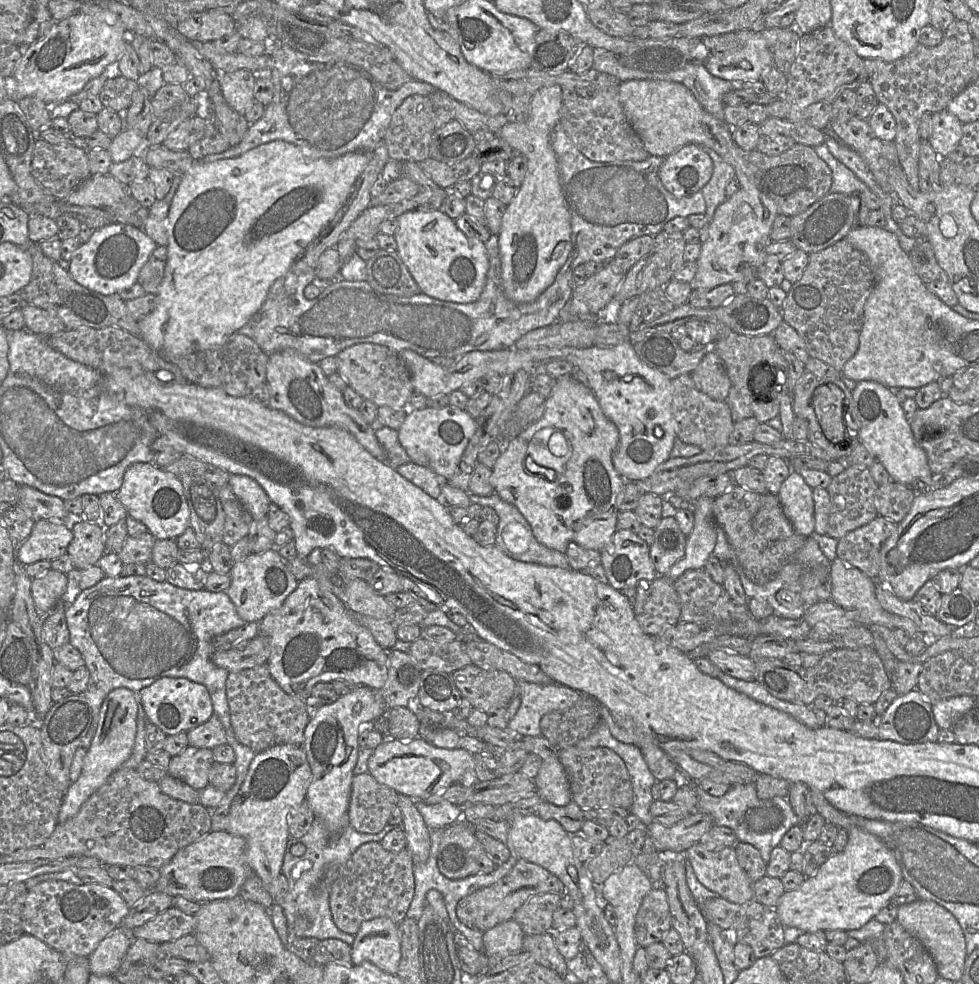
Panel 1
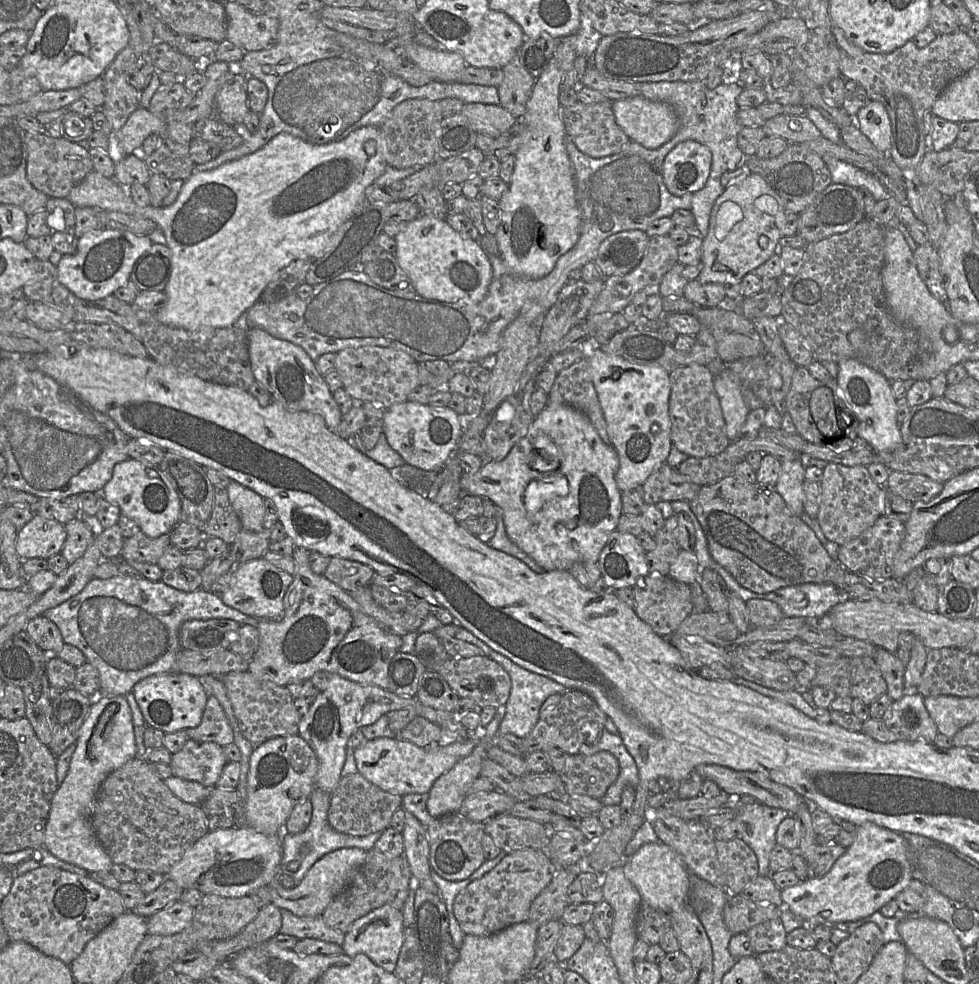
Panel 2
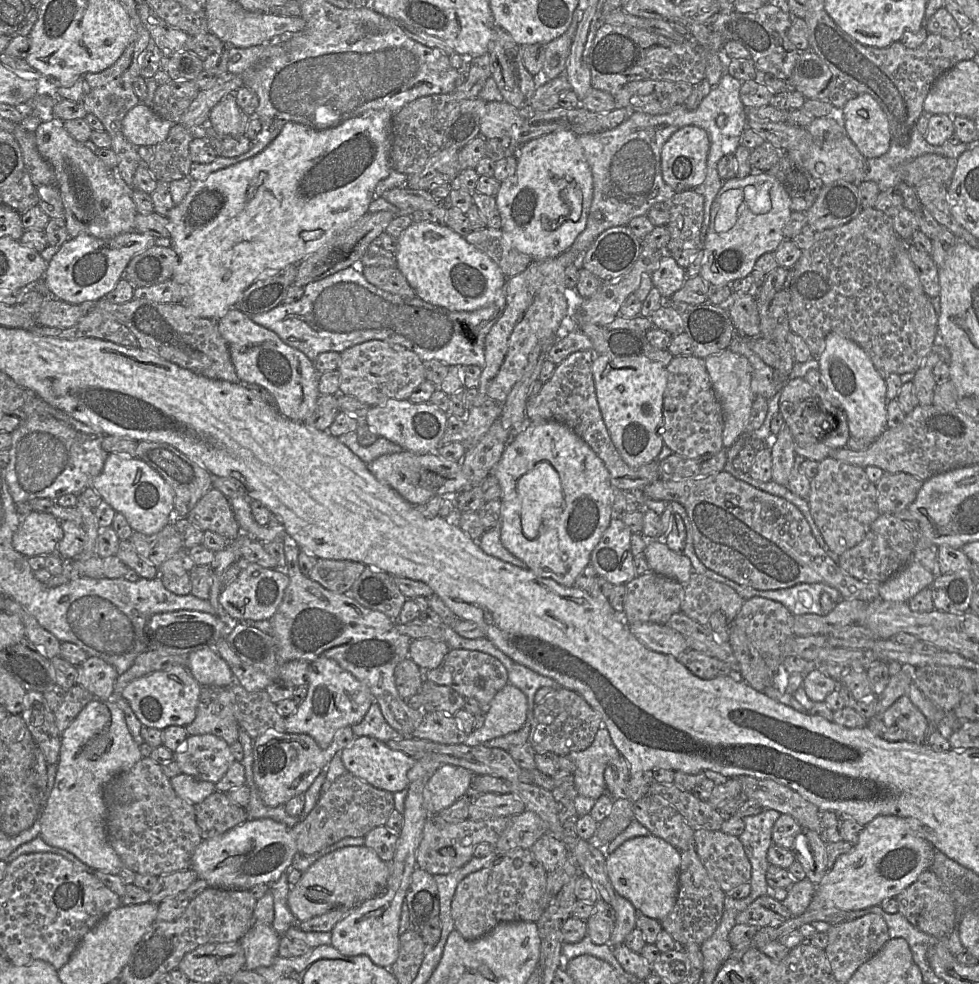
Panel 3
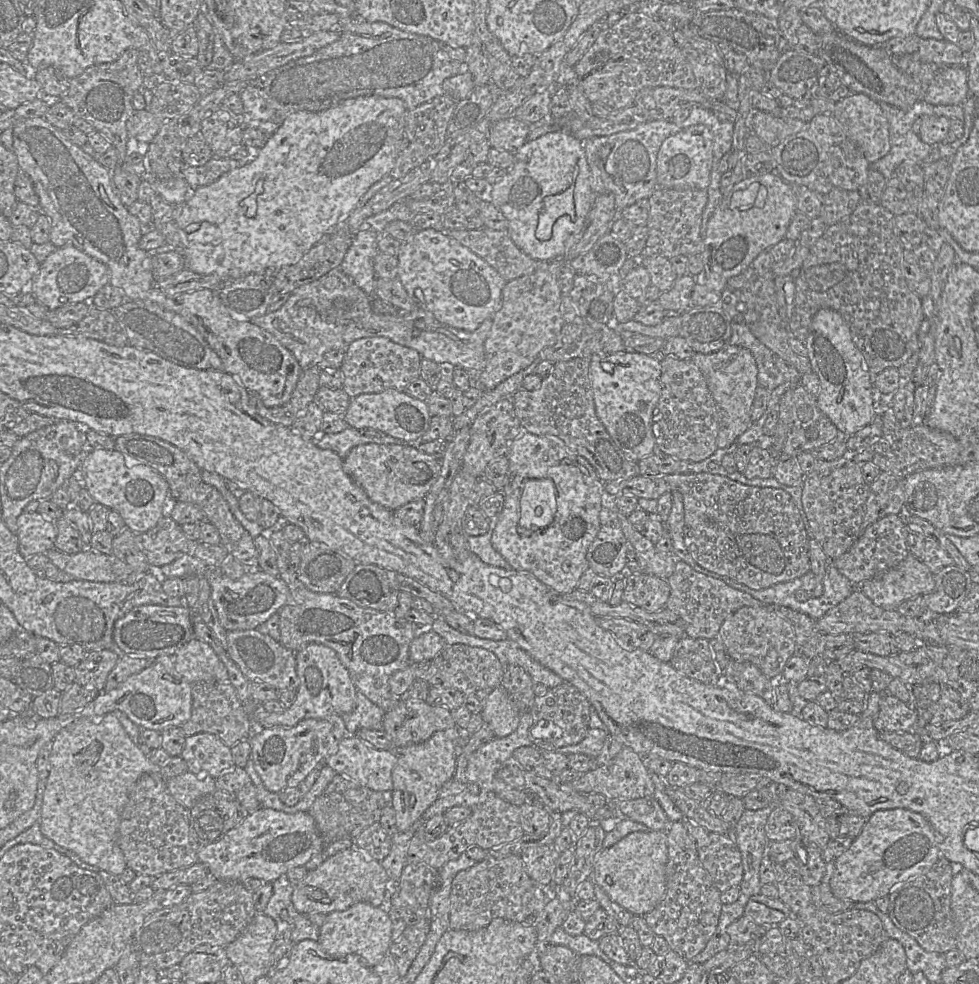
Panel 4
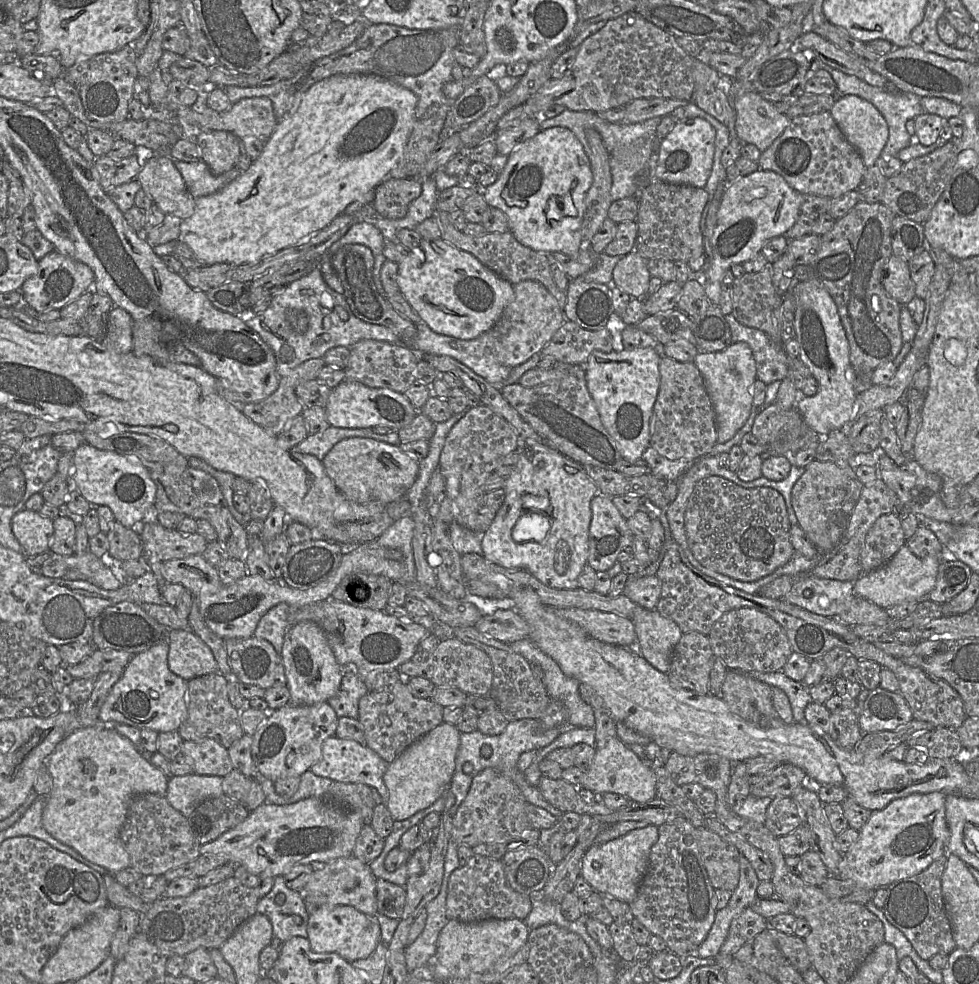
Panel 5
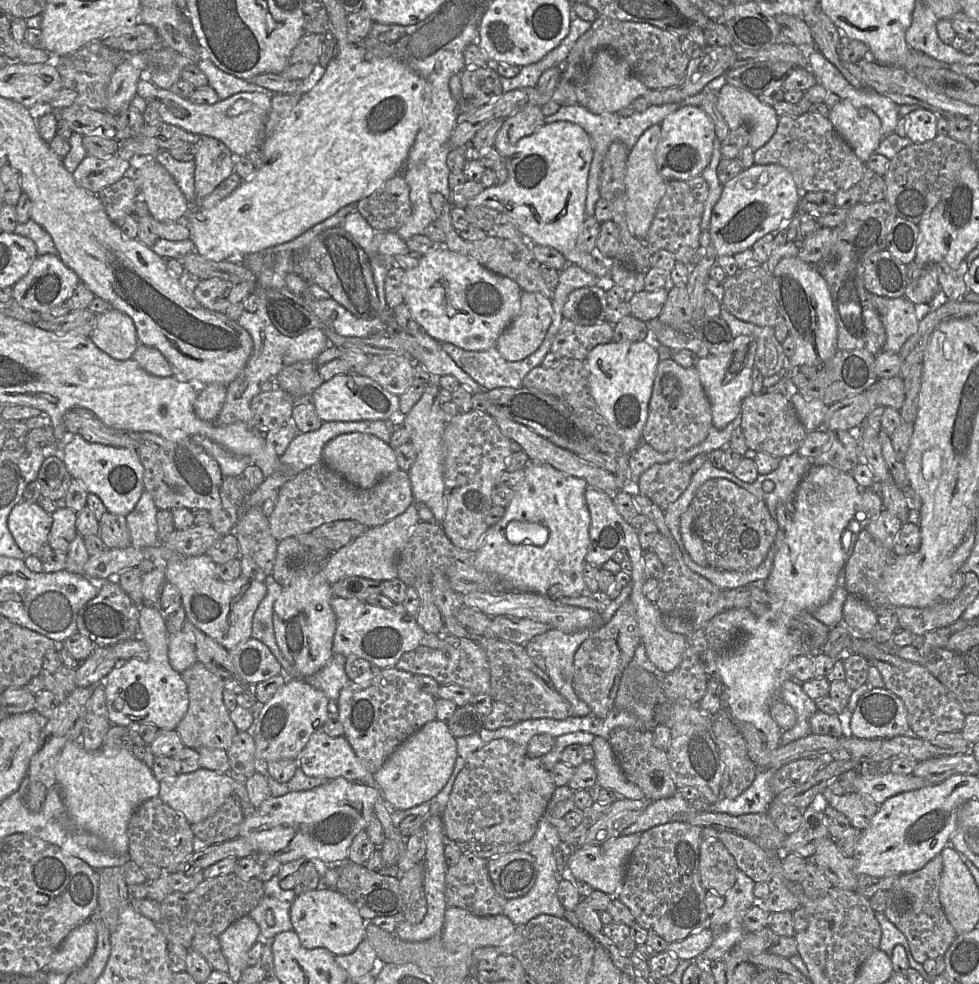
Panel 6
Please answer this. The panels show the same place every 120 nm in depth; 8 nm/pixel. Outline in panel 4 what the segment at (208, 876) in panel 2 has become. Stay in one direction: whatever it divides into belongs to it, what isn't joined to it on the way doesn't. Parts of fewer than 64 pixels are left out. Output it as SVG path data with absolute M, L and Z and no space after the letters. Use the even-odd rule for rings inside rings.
M260 807L218 842L202 846L198 860L205 863L218 880L242 882L256 878L272 883L294 867L304 866L327 845L308 812L293 814Z

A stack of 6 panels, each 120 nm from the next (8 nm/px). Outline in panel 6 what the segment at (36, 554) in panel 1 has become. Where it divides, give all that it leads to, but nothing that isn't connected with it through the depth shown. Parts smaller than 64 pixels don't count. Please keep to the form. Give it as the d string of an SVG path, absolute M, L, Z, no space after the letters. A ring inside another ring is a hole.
M22 500L8 516L8 528L19 548L26 555L36 552L48 543L52 516L37 502Z

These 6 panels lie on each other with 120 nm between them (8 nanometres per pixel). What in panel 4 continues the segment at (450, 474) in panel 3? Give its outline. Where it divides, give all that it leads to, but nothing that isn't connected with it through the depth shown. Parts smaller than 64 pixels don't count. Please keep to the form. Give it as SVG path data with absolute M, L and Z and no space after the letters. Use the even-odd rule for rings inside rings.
M371 443L359 445L351 449L346 458L343 459L343 469L363 488L371 501L387 510L394 511L413 500L424 499L439 476L441 462L419 451L416 445L378 445Z

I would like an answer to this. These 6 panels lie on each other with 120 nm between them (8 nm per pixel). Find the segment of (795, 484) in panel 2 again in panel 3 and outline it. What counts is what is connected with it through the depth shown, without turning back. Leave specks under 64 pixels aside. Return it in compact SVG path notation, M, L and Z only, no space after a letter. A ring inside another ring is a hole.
M785 423L776 436L771 434L765 442L772 456L772 480L787 487L790 474L794 466L798 464L794 439L789 426Z

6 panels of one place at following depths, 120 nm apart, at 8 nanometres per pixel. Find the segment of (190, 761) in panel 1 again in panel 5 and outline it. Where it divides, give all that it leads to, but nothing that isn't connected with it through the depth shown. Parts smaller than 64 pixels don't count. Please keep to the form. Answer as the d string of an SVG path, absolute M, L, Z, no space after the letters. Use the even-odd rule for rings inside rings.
M211 738L183 741L181 753L191 760L194 774L225 777L234 769L228 749Z

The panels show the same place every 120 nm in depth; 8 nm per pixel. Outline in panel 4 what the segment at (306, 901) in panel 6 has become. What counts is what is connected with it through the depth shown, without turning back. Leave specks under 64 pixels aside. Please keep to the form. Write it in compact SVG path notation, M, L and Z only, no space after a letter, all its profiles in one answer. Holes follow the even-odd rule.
M360 902L346 910L327 914L323 925L319 927L318 942L327 954L355 954L360 956L366 966L373 968L389 953L392 944L391 934L392 922L388 913L380 907Z

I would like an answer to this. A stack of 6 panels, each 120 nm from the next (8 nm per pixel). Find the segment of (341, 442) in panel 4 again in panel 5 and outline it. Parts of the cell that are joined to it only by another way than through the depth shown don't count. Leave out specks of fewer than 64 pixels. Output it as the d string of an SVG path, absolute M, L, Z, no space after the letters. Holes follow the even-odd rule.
M330 425L323 432L308 435L293 449L301 454L313 455L322 461L336 443L350 437L374 439L395 446L401 444L397 432L378 434L371 428L339 428Z

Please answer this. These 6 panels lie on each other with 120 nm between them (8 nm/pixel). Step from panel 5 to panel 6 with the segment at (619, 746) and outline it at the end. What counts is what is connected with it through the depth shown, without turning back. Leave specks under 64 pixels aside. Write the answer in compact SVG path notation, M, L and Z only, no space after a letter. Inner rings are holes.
M595 736L591 744L595 752L593 764L597 772L596 786L611 789L619 794L619 797L644 799L643 791L626 778L609 741L601 736Z

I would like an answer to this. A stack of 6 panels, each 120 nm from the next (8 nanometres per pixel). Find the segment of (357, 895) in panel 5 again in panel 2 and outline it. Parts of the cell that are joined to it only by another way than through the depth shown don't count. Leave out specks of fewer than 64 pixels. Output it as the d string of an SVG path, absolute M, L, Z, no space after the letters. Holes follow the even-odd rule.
M341 848L320 858L307 872L303 880L293 888L284 888L278 873L268 884L271 903L280 910L288 910L298 917L320 916L330 902L352 881L366 859L367 851L360 848Z

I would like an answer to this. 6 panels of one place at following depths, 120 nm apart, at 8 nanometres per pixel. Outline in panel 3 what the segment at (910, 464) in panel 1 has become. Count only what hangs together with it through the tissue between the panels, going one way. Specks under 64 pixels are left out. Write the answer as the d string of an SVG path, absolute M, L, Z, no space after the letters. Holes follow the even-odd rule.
M830 333L818 362L821 382L831 402L845 412L850 435L854 438L877 439L887 428L887 386L866 352L854 341Z

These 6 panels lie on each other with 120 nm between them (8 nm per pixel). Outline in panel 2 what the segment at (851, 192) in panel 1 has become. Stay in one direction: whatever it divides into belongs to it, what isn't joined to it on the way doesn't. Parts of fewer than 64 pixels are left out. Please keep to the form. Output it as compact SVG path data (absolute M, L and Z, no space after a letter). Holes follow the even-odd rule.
M833 157L821 158L831 172L832 183L867 189L875 201L887 199L892 195L873 174Z

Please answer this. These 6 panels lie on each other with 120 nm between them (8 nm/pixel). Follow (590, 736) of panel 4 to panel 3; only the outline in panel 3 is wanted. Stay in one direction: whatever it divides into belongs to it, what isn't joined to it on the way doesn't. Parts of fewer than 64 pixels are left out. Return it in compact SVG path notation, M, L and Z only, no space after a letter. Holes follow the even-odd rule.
M602 726L587 749L567 755L576 766L573 773L575 793L594 801L606 794L605 768L619 756L621 754L613 744L609 731Z

